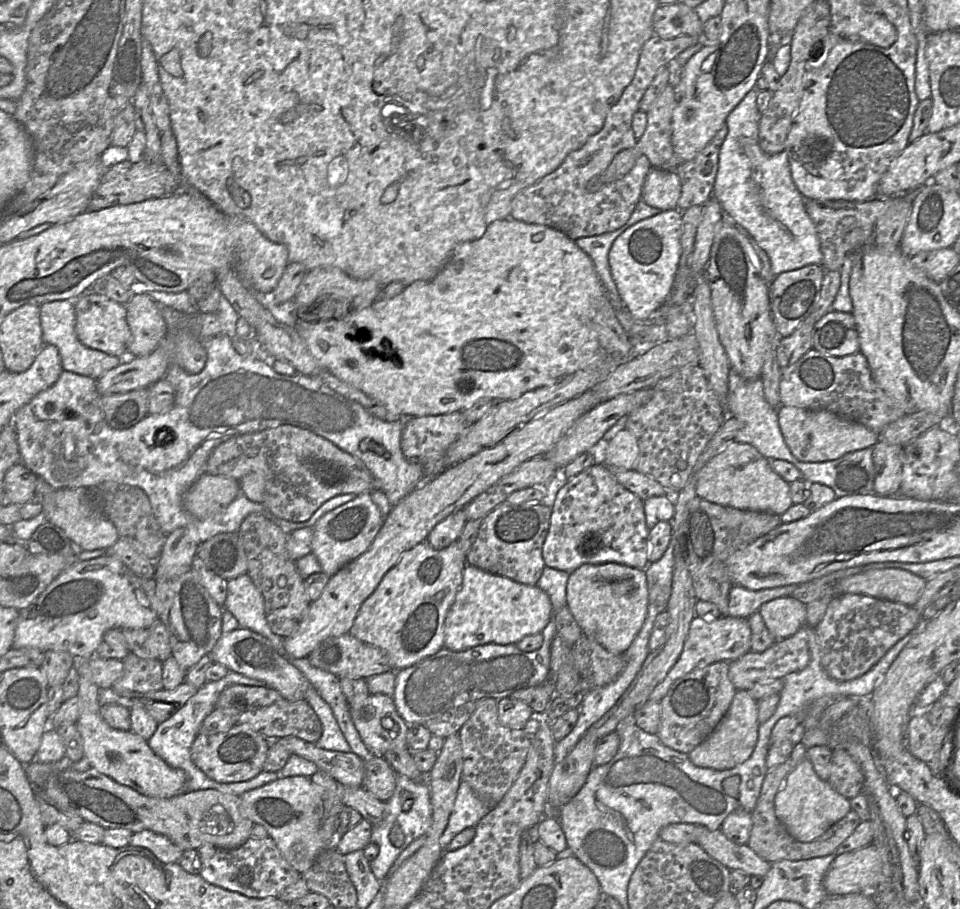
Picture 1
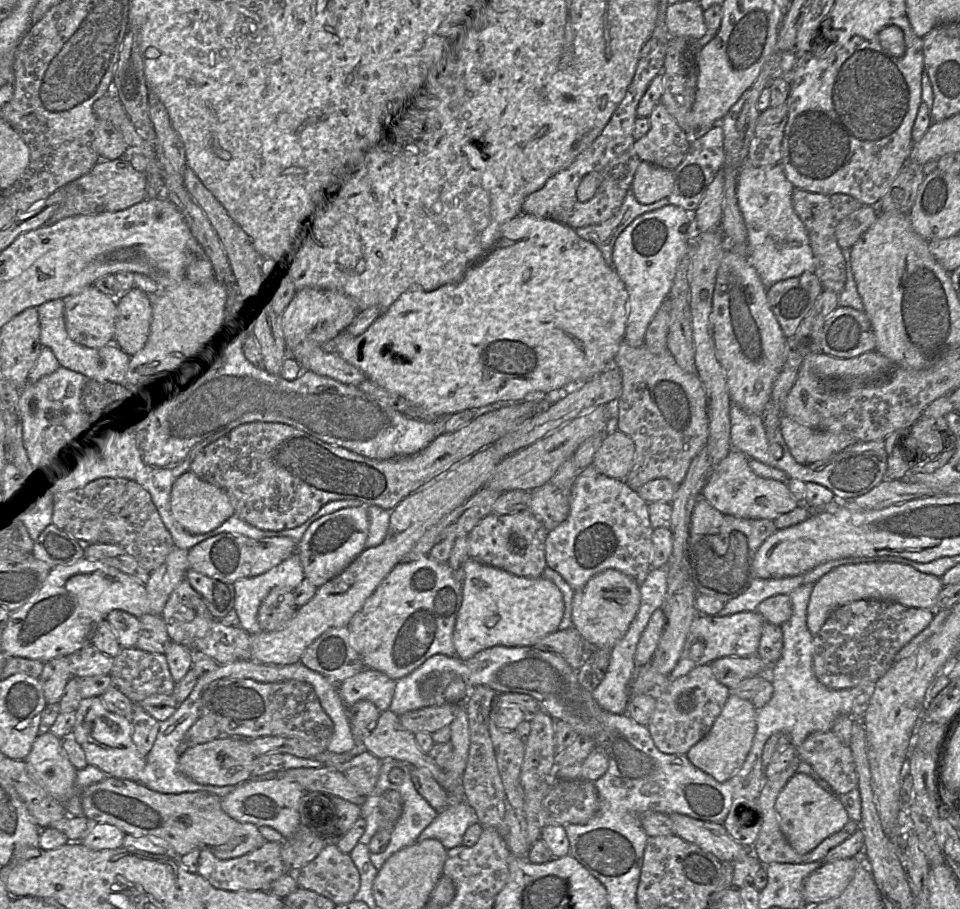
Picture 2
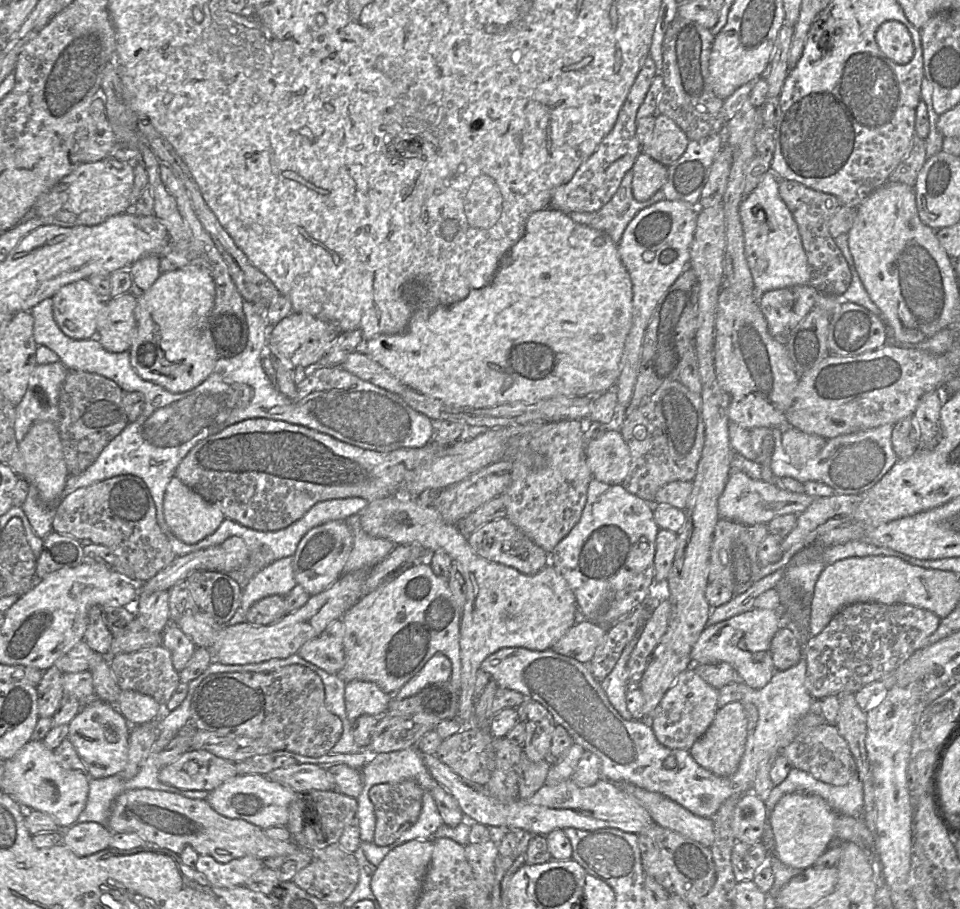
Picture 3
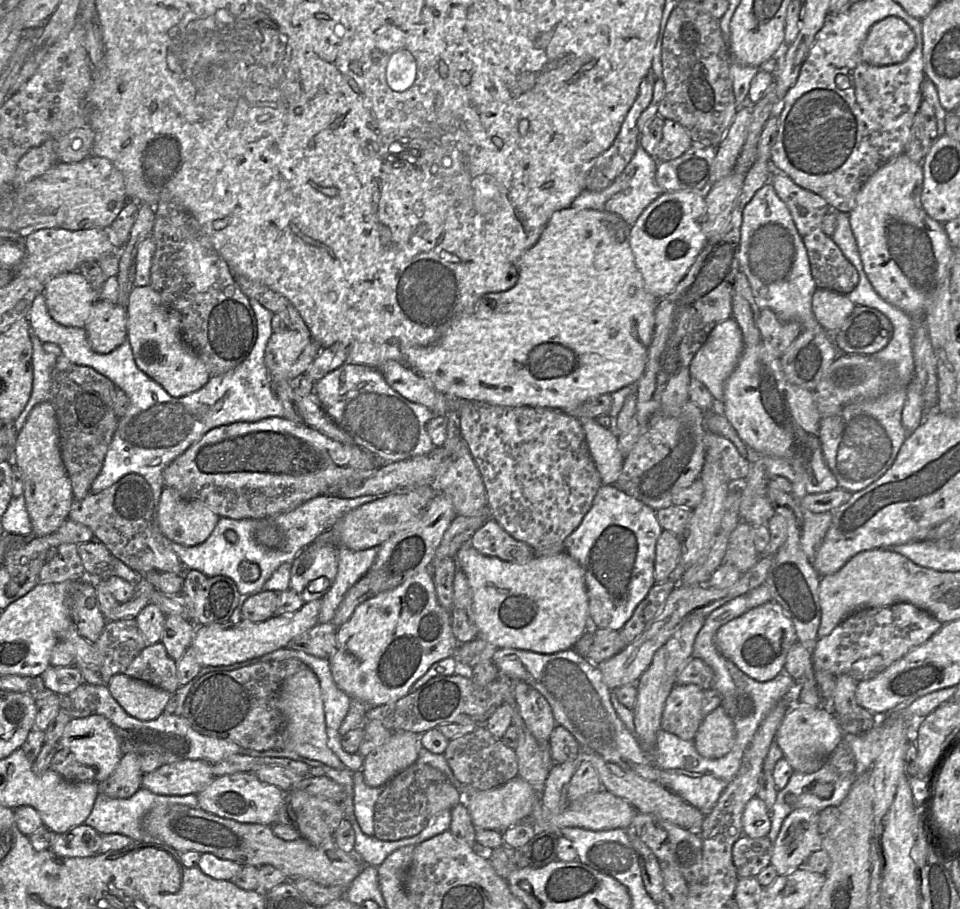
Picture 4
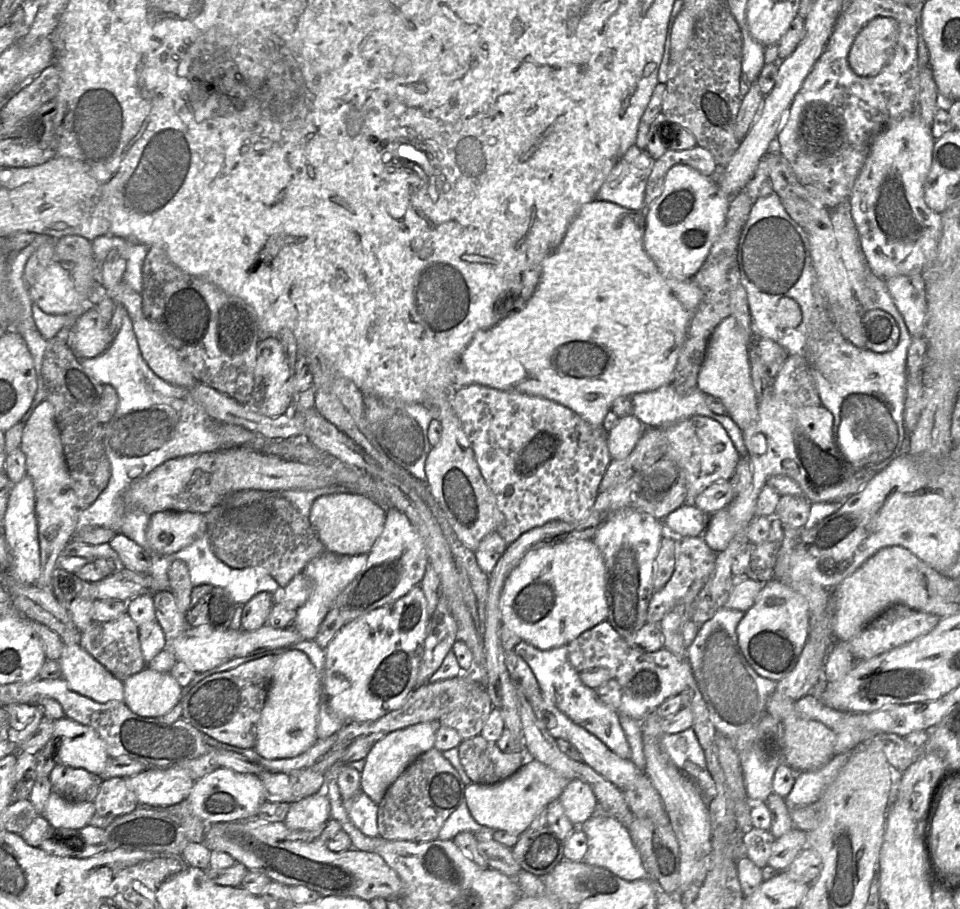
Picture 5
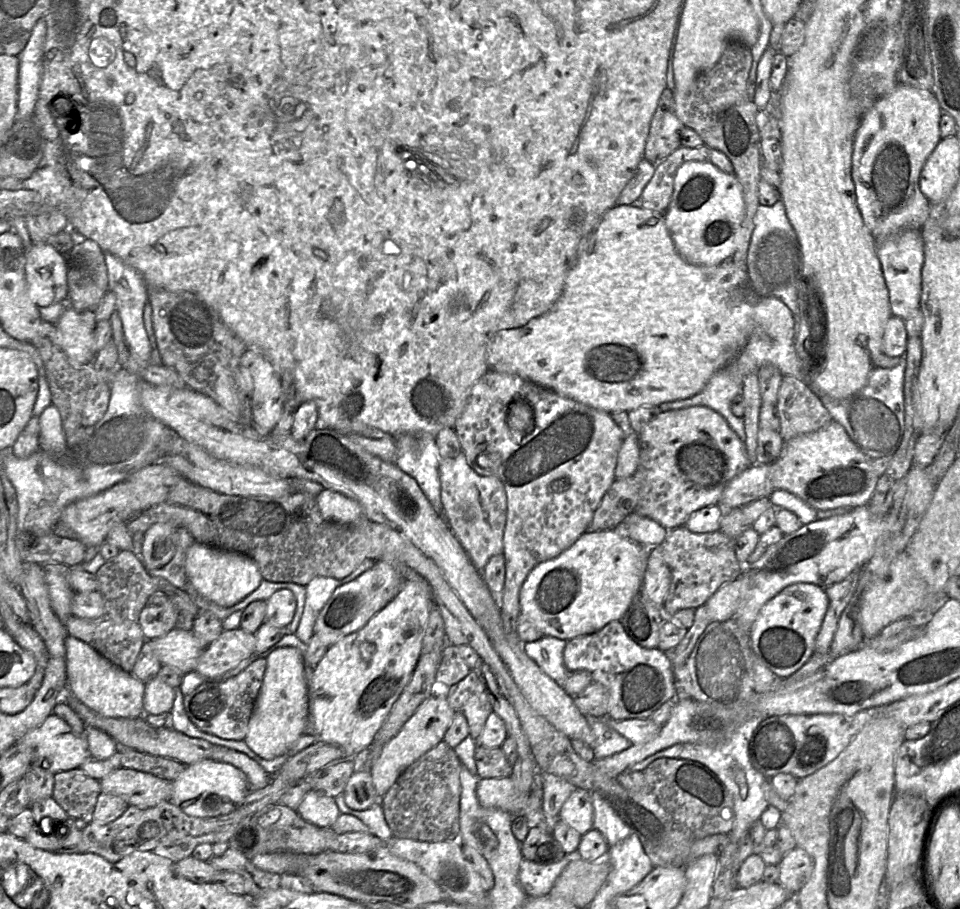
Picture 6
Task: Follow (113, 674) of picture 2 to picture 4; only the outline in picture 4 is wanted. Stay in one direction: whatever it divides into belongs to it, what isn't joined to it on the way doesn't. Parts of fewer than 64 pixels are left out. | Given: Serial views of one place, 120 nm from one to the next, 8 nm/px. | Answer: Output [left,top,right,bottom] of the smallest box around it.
[123,642,180,694]

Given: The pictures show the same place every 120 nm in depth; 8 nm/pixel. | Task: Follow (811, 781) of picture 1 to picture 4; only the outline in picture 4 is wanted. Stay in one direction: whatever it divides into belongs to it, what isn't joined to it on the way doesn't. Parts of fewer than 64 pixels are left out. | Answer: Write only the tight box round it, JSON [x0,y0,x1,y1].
[770,808,821,875]

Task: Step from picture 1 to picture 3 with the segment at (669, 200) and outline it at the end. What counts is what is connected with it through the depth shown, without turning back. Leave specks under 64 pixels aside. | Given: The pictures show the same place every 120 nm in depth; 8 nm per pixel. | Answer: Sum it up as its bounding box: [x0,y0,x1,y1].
[632,152,668,202]

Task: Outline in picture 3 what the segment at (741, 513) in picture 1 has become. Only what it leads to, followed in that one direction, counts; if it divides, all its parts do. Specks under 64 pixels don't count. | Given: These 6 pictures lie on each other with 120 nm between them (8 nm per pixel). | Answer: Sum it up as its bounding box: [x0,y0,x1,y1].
[708,518,769,596]

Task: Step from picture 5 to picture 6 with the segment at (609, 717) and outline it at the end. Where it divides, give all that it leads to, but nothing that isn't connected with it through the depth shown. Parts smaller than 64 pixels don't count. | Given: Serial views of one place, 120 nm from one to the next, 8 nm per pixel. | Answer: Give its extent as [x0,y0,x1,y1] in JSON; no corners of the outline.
[523,636,633,759]

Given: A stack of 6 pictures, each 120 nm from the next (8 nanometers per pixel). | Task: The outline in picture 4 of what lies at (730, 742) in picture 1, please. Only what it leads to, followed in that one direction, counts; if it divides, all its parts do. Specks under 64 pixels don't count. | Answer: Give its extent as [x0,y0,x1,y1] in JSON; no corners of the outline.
[694,706,734,759]

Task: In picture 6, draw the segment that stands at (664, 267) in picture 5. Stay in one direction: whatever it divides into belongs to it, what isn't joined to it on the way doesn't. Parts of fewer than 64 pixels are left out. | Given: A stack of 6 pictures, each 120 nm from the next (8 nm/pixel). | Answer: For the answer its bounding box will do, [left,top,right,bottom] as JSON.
[664,160,744,266]

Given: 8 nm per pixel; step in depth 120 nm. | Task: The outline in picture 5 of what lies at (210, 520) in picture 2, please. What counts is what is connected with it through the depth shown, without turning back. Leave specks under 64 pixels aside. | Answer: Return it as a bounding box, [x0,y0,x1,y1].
[146,511,205,556]

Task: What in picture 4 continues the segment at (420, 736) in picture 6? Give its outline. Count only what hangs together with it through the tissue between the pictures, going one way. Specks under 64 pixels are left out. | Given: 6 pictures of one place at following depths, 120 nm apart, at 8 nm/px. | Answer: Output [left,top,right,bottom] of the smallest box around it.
[364,731,421,788]

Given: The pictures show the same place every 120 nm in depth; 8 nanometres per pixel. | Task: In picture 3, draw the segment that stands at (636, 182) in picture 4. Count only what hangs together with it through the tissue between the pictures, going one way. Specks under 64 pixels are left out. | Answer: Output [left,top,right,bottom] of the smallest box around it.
[568,168,665,245]

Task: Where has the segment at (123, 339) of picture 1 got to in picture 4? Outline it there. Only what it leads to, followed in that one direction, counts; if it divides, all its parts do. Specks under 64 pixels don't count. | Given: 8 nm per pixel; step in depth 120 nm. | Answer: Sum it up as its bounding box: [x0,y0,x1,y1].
[43,271,95,328]

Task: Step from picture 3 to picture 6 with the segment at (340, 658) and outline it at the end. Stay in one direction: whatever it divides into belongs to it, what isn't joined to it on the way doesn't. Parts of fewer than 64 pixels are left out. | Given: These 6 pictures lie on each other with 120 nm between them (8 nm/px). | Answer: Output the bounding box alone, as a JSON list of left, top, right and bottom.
[195,628,255,680]

